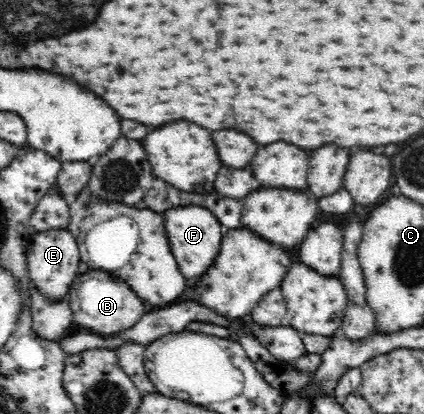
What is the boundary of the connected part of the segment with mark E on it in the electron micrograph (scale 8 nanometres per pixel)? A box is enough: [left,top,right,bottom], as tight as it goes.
[28,230,82,302]

